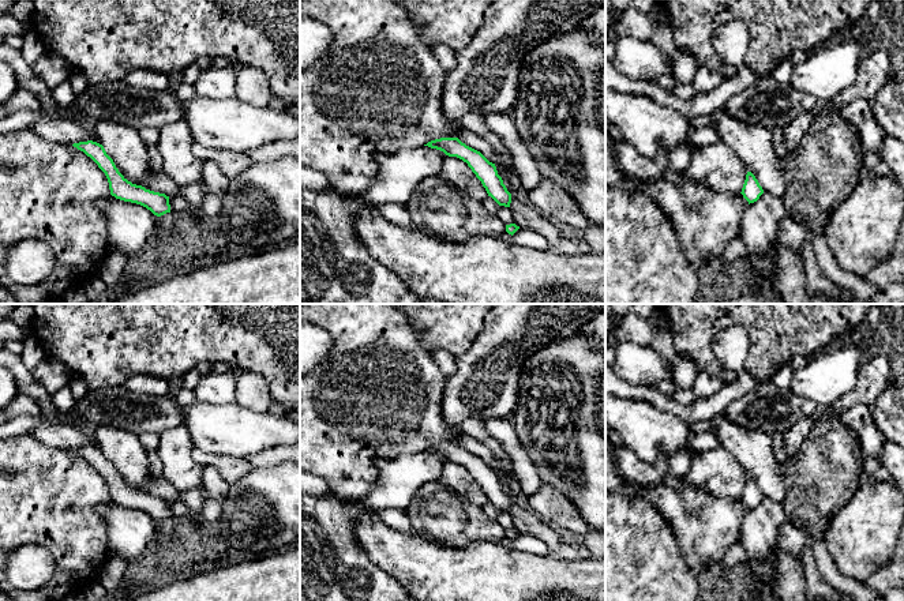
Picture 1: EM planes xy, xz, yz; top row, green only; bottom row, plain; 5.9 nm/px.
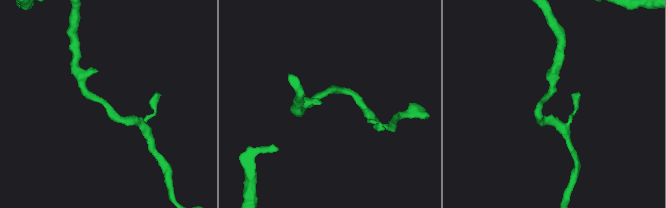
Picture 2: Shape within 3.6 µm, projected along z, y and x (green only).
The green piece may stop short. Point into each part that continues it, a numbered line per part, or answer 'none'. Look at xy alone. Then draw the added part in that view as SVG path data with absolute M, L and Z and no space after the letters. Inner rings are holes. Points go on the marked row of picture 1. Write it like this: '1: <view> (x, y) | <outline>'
none

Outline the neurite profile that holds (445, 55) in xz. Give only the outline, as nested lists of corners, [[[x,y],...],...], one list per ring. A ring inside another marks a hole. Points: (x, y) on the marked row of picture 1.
[[[439,44],[432,48],[432,53],[435,55],[439,64],[443,67],[445,71],[451,71],[455,67],[457,52],[453,50],[450,46]]]

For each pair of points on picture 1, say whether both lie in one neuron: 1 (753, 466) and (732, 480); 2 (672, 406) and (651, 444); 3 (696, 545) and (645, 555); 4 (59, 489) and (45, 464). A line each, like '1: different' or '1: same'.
1: different
2: different
3: different
4: same

